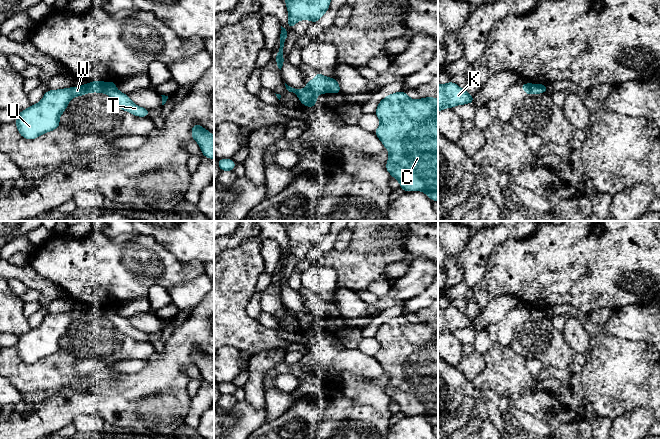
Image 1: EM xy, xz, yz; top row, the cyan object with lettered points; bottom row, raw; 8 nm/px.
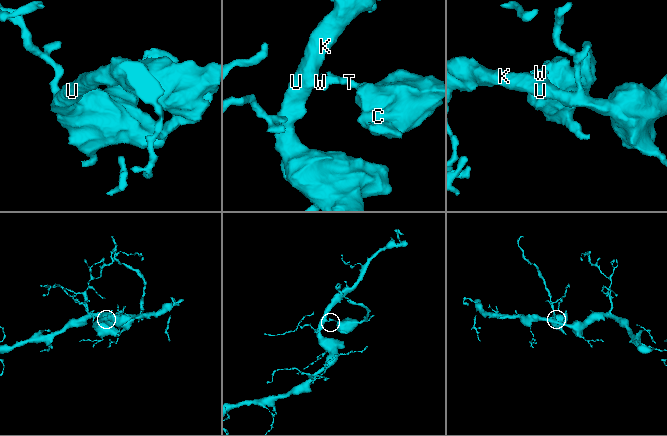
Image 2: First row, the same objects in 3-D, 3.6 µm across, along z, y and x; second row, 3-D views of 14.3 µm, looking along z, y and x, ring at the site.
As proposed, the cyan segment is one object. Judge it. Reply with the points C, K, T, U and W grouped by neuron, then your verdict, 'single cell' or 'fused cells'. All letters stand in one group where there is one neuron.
groups C T / K U W; fused cells

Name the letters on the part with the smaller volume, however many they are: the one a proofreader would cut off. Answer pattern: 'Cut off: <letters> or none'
Cut off: C, T

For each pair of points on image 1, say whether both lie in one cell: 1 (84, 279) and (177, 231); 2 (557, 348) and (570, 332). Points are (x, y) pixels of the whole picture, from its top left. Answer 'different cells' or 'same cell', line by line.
1: different cells
2: different cells

